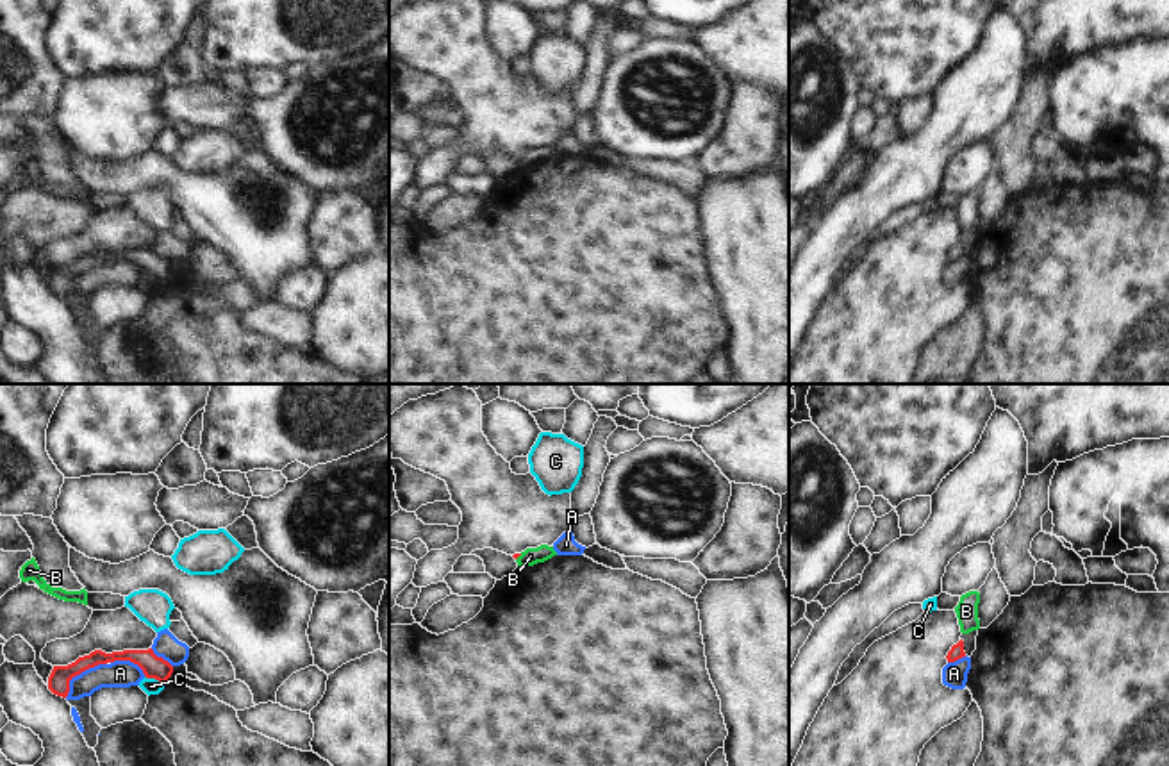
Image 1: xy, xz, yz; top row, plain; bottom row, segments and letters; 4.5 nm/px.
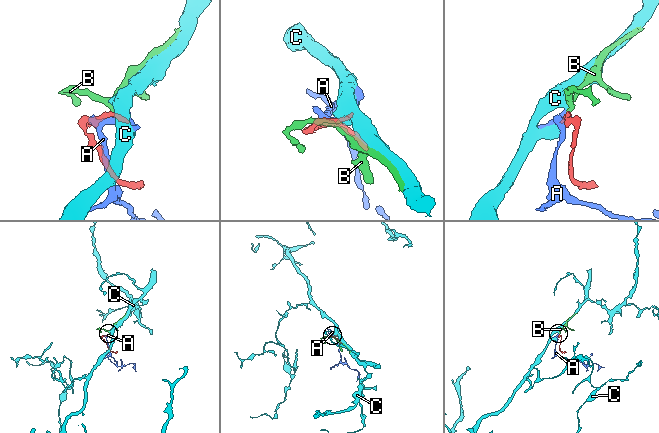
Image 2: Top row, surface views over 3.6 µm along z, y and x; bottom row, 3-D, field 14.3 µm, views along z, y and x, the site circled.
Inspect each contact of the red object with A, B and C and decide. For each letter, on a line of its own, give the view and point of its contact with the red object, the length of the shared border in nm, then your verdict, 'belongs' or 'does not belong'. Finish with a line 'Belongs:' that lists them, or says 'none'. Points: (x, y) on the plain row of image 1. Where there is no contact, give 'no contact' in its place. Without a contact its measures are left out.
A: contact xy (79, 274); length 240 nm; does not belong
B: contact xz (518, 156); length 40 nm; does not belong
C: contact xy (154, 277); length 90 nm; does not belong
Belongs: none

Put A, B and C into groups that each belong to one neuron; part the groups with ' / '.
A / B / C

